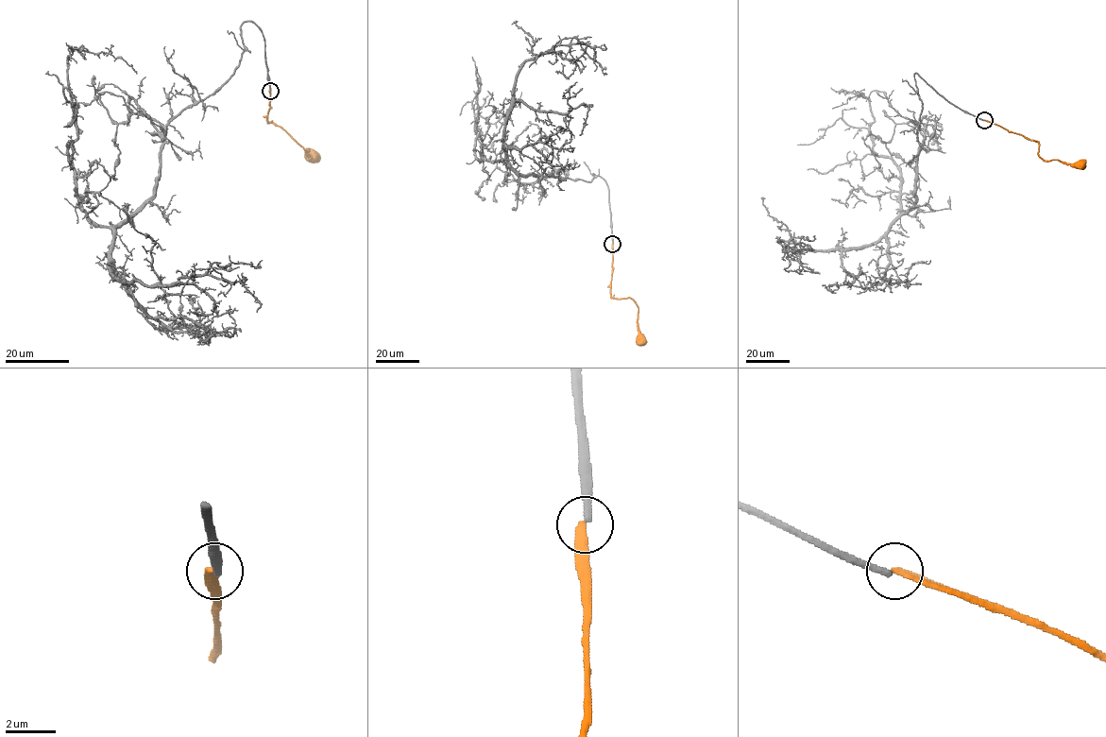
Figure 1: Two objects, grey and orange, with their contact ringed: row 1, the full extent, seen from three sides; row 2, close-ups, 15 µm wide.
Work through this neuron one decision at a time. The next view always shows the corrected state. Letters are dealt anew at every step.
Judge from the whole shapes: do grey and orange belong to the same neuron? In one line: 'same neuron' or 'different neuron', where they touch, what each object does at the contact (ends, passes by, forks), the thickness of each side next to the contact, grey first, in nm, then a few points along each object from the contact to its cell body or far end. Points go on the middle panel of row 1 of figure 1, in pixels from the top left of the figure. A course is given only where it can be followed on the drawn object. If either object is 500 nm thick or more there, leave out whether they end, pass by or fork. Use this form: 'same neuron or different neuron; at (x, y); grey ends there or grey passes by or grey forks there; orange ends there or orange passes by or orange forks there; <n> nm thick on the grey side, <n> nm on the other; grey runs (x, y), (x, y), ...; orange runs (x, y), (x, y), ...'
different neuron; at (612, 244); grey ends there; orange ends there; 280 nm thick on the grey side, 300 nm on the other; grey runs (612, 244), (601, 177), (519, 175), (503, 137), (526, 61), (575, 36), (606, 75); orange runs (612, 244), (610, 296), (631, 298), (635, 302), (641, 342)

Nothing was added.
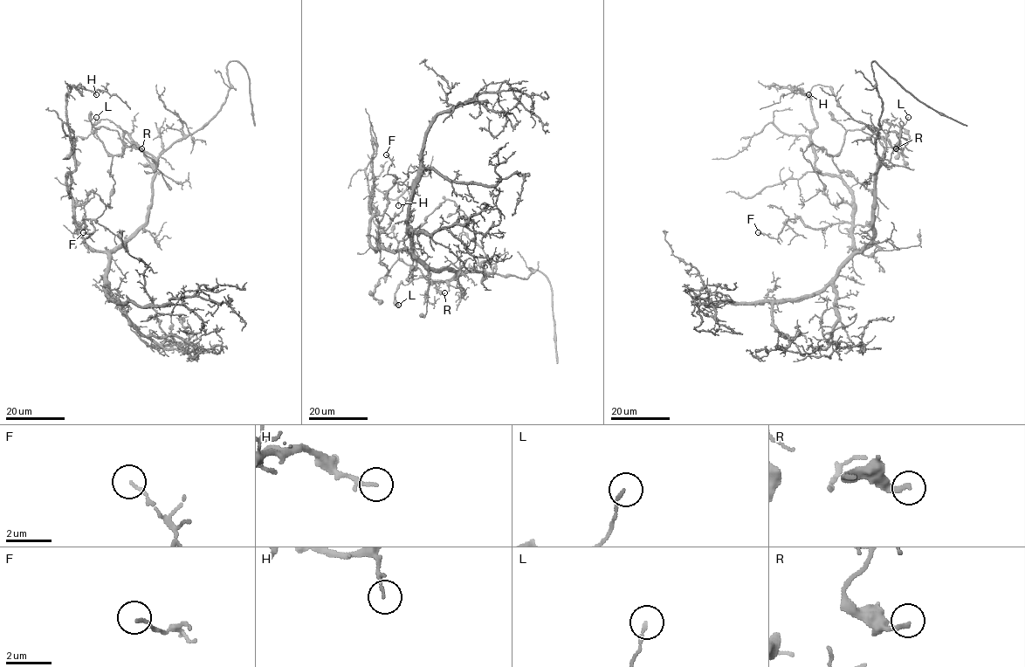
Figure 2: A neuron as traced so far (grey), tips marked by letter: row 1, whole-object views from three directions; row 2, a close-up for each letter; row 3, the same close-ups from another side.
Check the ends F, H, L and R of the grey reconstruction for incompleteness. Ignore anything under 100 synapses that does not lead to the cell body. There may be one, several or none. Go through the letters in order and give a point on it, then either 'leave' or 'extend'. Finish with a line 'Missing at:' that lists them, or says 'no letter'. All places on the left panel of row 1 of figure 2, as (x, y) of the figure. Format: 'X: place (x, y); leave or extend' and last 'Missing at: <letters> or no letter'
F: place (83, 232); leave
H: place (96, 94); leave
L: place (96, 117); leave
R: place (141, 148); leave
Missing at: no letter

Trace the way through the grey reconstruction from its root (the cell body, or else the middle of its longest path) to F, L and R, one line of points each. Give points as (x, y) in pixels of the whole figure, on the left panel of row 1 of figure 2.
F: (127, 239), (93, 250), (73, 223), (83, 228), (89, 218), (93, 230), (85, 238), (83, 232)
L: (127, 239), (146, 222), (151, 203), (154, 168), (132, 139), (108, 120), (99, 120), (92, 126), (96, 117)
R: (127, 239), (146, 222), (151, 203), (154, 168), (145, 154), (138, 147), (134, 147), (141, 148)

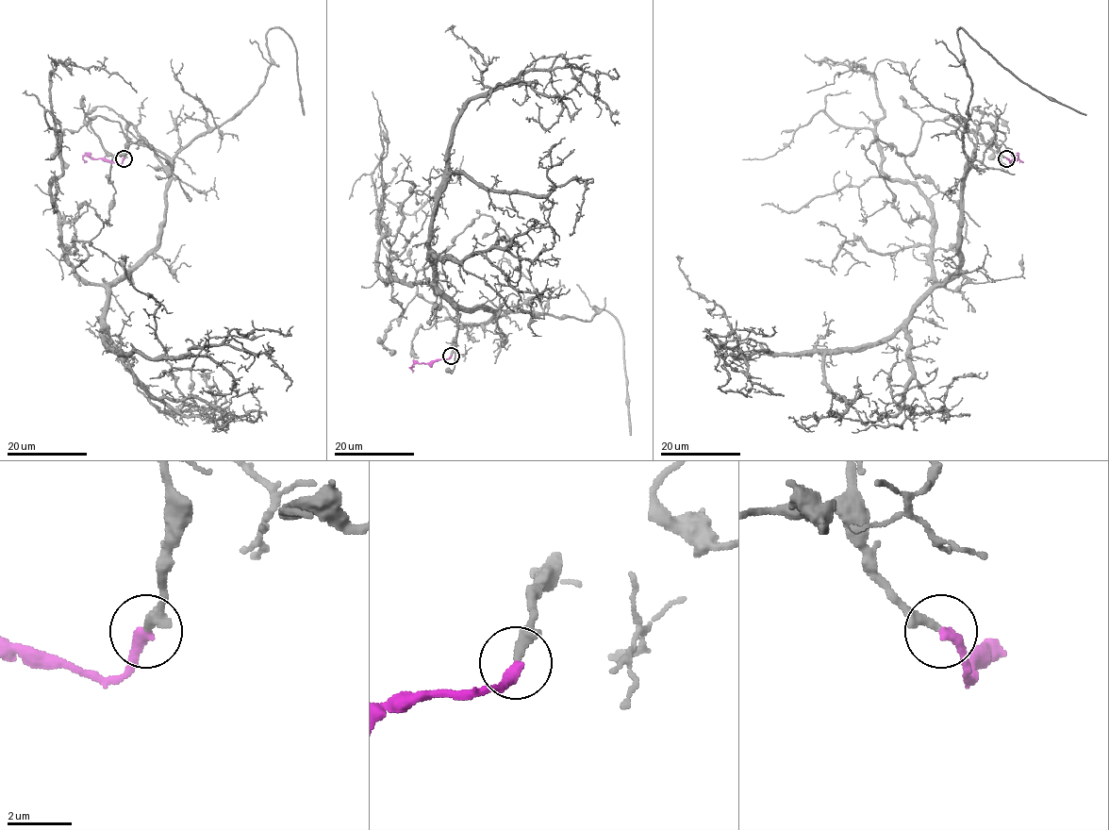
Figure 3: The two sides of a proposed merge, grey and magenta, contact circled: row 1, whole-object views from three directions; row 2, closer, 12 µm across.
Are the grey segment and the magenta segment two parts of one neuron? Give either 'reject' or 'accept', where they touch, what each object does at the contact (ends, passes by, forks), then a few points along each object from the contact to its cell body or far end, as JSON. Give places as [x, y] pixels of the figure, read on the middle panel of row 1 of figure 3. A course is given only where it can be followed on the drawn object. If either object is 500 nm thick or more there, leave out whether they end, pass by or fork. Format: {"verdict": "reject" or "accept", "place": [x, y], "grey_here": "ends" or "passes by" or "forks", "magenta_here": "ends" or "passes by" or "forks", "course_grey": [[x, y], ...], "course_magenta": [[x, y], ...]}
{"verdict": "accept", "place": [451, 356], "grey_here": "ends", "magenta_here": "ends", "course_grey": [[451, 356], [456, 330], [495, 312], [459, 307], [437, 285], [431, 256], [457, 114], [560, 54], [620, 124]], "course_magenta": [[451, 356], [413, 364], [410, 368], [412, 373]]}

